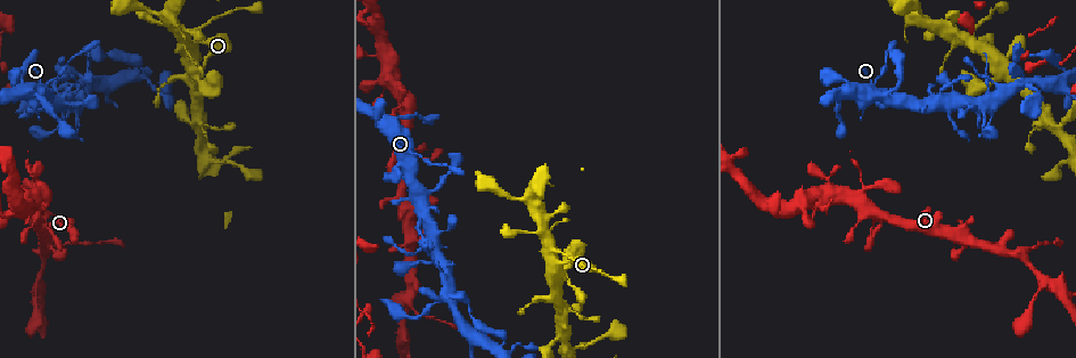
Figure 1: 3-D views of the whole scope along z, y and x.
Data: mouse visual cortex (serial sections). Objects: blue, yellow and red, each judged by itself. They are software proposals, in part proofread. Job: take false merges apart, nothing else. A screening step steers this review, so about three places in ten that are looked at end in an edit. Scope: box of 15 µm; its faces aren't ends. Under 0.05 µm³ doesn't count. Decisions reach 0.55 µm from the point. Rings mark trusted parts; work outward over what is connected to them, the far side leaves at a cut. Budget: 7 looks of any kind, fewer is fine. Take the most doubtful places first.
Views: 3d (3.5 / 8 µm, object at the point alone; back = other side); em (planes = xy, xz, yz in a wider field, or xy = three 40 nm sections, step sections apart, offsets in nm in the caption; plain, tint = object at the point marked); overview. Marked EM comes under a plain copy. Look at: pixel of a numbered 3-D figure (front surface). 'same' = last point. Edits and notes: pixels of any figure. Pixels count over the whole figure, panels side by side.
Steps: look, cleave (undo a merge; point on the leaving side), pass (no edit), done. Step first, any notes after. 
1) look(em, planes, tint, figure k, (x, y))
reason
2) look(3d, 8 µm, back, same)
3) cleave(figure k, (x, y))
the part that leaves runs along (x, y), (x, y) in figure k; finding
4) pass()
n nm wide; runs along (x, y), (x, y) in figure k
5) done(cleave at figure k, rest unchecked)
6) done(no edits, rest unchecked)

look(3d, 8 µm, figure 1, (55, 249))
calibre changes

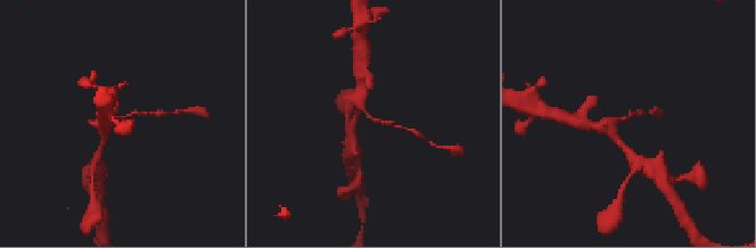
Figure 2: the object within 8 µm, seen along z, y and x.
look(em, xy, step 3, tint, figure 2, (628, 117))
arms of 100, 350 nm; now the EM

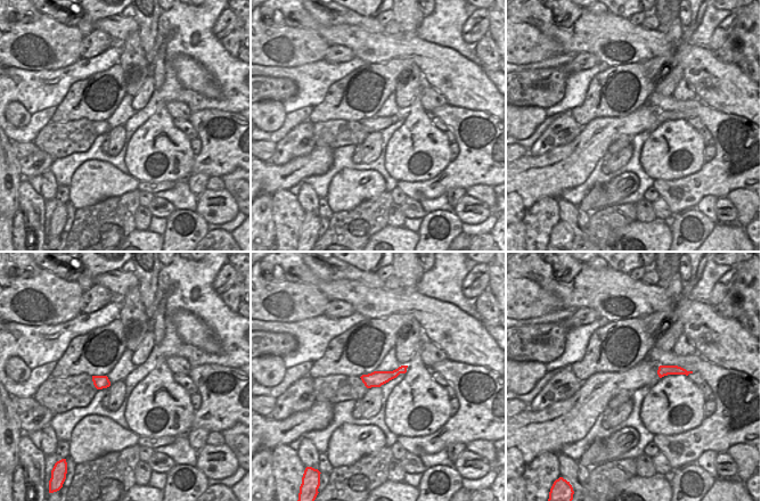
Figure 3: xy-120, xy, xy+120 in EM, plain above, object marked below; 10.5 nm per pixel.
pass()
runs along (403, 368), (392, 375), (365, 379) in figure 3; one cell here

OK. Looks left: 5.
look(3d, 3.5 µm, back, figure 1, (873, 92))
abrupt turn

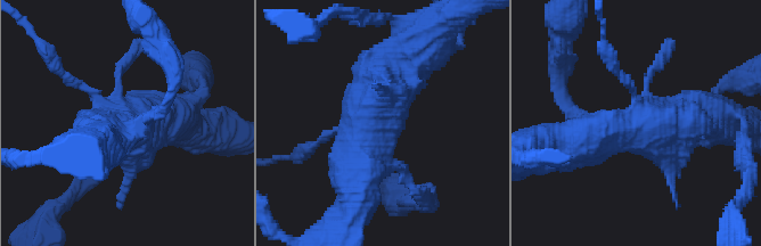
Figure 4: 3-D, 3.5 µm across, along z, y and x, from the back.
look(em, xy, step 3, tint, figure 4, (365, 120))
need the tissue

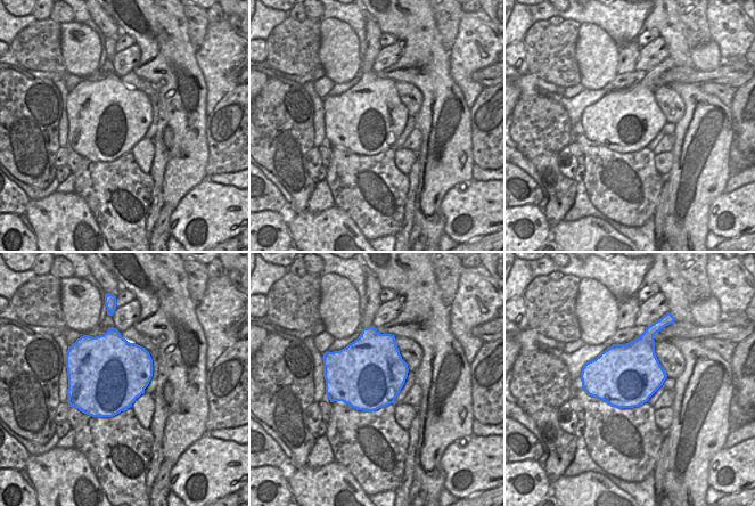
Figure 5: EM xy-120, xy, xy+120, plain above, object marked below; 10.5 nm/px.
pass()
runs along (386, 98), (366, 119), (356, 189) in figure 4; continuous, no second cell

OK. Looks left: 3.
look(3d, 3.5 µm, figure 1, (415, 252))
a narrow waist

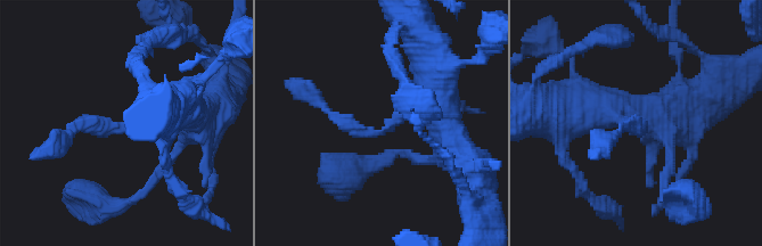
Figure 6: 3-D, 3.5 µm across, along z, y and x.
look(em, planes, tint, figure 6, (122, 129))
shape alone is not enough

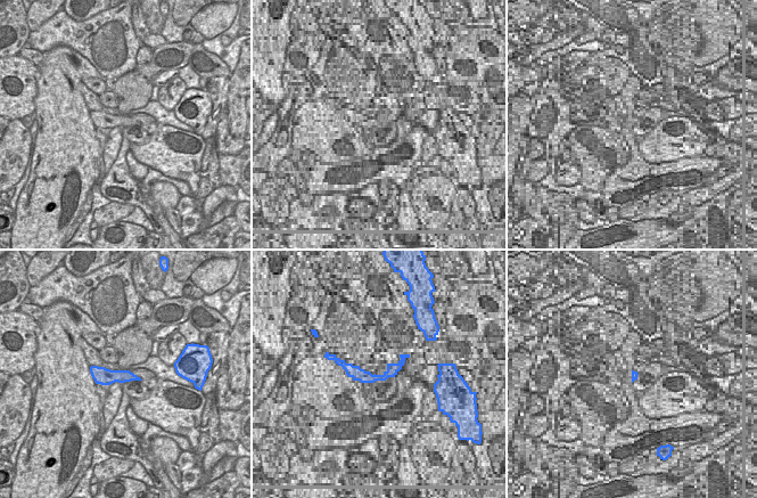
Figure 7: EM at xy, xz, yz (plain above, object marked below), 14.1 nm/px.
pass()
runs along (179, 109), (64, 138) in figure 6; one cell here

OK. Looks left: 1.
done(no edits, rest unchecked)

